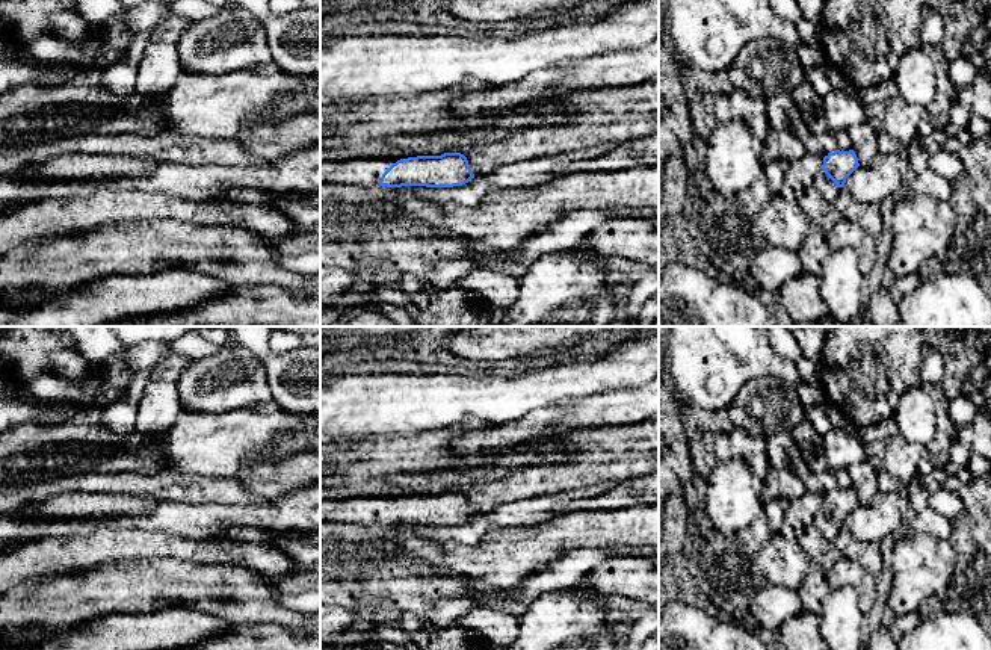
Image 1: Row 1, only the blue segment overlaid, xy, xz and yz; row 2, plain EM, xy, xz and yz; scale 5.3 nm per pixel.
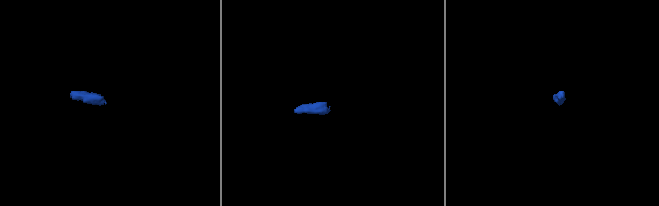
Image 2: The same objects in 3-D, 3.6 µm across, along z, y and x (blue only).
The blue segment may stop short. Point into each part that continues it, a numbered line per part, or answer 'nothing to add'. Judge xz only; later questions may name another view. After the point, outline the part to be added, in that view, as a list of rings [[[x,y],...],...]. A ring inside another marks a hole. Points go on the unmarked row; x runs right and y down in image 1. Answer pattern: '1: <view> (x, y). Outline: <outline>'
1: xz (366, 511). Outline: [[[361,497],[347,500],[320,500],[320,522],[337,522],[370,528],[379,525],[382,512],[397,499],[394,497]]]

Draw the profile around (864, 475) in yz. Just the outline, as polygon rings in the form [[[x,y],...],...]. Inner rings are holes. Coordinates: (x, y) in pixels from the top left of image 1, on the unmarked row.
[[[863,461],[851,464],[846,470],[852,479],[852,488],[858,496],[860,505],[869,505],[879,493],[876,464],[873,461]]]

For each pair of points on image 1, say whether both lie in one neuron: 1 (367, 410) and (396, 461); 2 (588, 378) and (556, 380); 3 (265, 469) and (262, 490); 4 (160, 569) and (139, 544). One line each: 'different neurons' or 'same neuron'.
1: different neurons
2: same neuron
3: same neuron
4: different neurons

